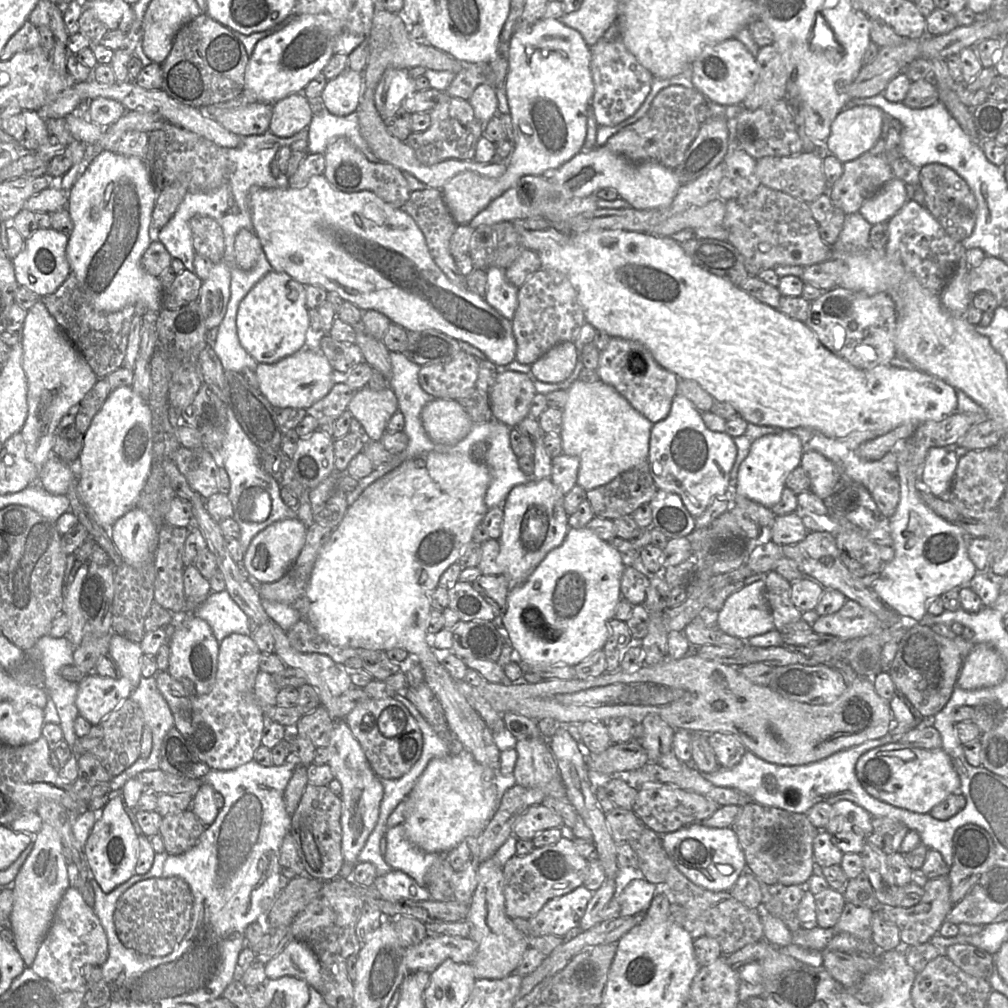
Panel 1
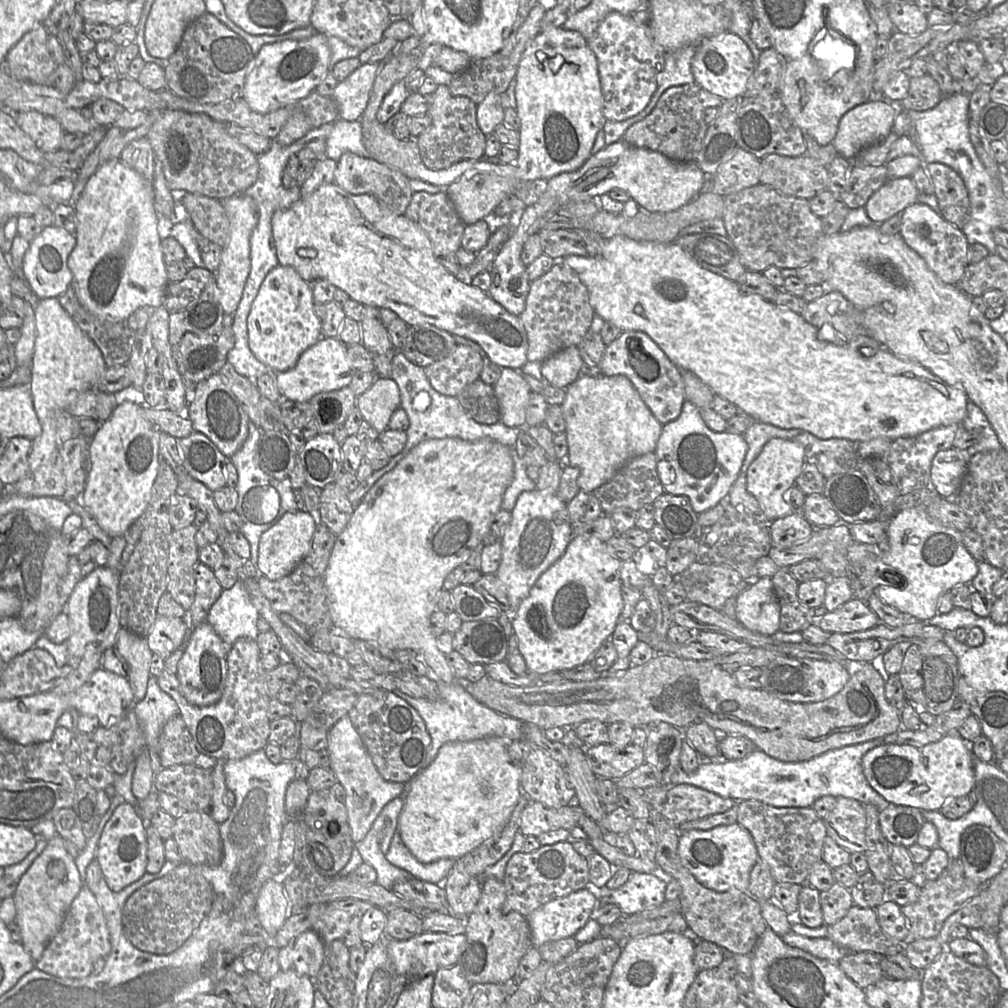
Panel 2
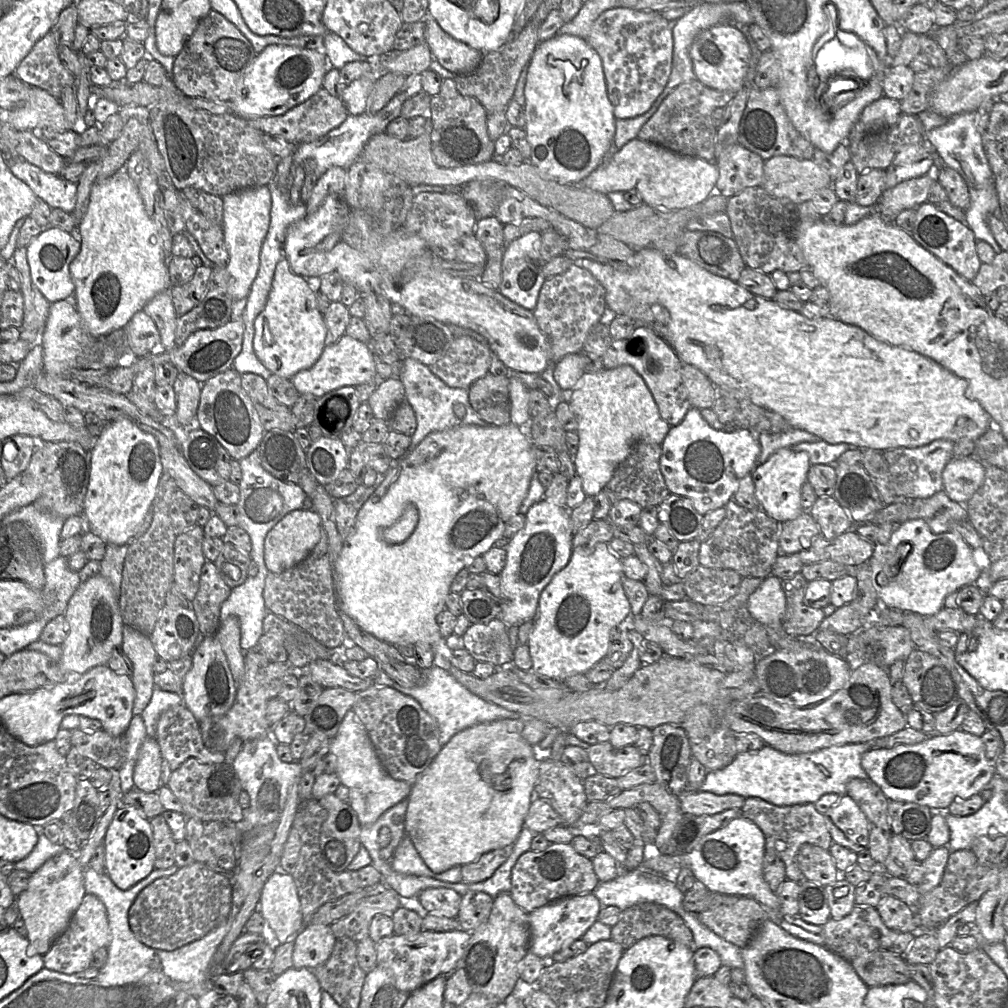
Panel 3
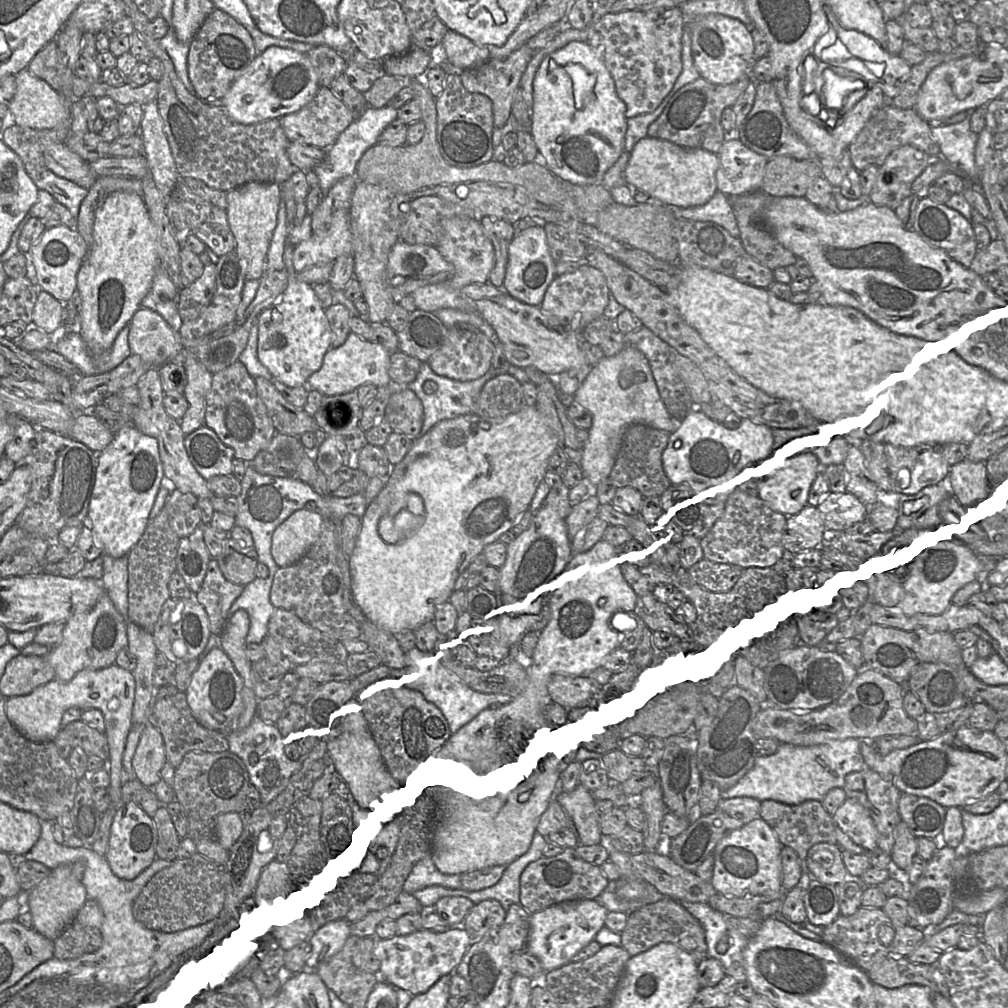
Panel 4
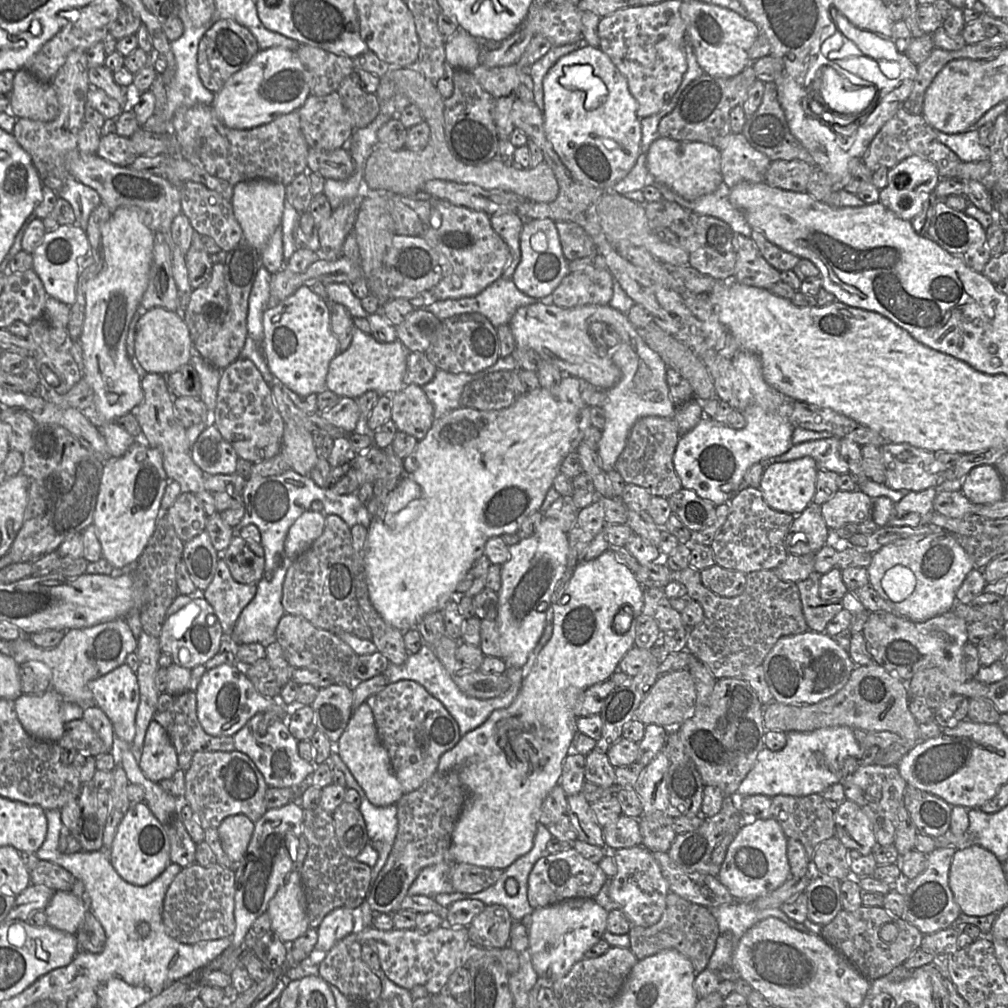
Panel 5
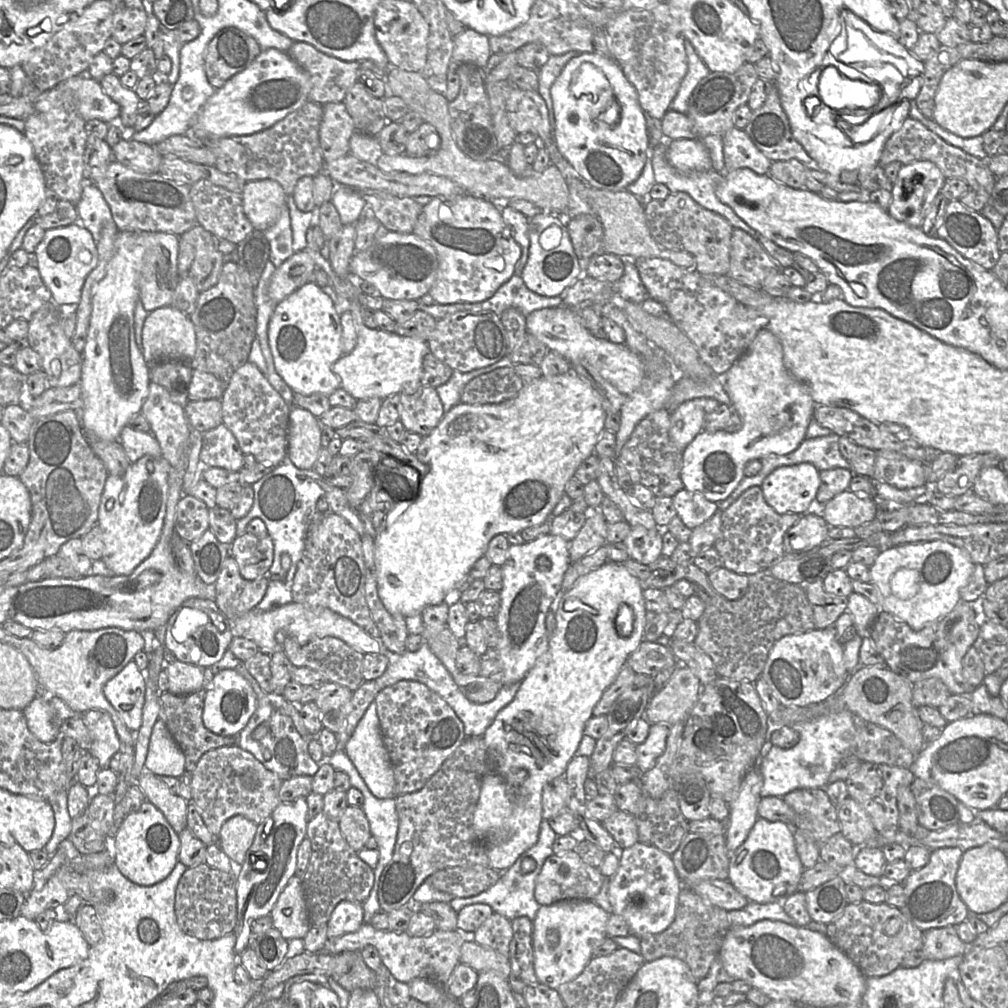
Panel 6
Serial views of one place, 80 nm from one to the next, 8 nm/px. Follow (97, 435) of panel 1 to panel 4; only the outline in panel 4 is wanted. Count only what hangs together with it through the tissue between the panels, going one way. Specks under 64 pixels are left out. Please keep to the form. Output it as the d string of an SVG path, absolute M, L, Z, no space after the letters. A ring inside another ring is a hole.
M123 427L115 433L110 444L98 454L95 481L88 508L92 532L103 551L103 555L109 555L113 558L128 555L130 549L144 533L150 511L159 489L164 483L157 439L141 433L136 427Z

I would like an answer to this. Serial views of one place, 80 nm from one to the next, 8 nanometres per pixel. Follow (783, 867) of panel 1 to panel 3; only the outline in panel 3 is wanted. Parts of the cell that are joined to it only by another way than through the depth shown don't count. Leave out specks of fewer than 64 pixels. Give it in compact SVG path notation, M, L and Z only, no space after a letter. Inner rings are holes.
M749 797L741 808L741 816L753 821L762 830L765 836L766 853L776 853L783 861L788 880L796 882L807 880L798 862L798 853L804 844L829 849L833 843L825 815L818 812L812 803L777 806L758 797Z

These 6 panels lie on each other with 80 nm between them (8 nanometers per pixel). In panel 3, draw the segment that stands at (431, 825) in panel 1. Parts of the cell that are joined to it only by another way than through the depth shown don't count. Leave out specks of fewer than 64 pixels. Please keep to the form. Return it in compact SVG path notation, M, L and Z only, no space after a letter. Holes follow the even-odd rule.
M502 719L473 725L454 735L445 744L432 763L417 777L411 786L408 807L405 817L405 835L412 841L414 847L427 867L434 873L444 872L454 866L462 866L478 859L482 854L514 845L524 828L524 820L531 802L534 799L534 786L538 778L540 758L544 756L537 748L527 742L521 735L524 729L524 719Z

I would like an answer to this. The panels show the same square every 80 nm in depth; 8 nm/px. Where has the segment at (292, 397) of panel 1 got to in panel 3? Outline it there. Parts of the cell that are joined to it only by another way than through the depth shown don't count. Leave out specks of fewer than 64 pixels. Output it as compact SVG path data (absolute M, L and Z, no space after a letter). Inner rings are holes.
M345 334L337 342L326 345L312 367L297 372L289 380L300 395L309 393L319 398L330 391L345 386L355 387L373 379L378 377L369 343L363 343Z

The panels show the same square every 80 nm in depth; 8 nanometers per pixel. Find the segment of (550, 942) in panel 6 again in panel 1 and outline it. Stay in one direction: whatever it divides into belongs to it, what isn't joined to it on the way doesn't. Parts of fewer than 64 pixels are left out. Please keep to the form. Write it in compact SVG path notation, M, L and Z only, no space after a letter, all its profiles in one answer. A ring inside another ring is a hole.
M581 885L566 894L552 898L533 917L529 918L533 930L542 935L568 937L572 930L579 927L593 893L585 885Z

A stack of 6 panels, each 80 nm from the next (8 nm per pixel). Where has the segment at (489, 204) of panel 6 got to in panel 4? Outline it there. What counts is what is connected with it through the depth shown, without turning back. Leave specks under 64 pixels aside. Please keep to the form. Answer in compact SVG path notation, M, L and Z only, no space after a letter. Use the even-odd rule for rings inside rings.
M464 217L444 219L442 239L436 248L455 269L453 277L443 282L448 282L451 287L459 289L469 284L482 284L488 281L495 263L495 252L491 241L483 231L480 219Z

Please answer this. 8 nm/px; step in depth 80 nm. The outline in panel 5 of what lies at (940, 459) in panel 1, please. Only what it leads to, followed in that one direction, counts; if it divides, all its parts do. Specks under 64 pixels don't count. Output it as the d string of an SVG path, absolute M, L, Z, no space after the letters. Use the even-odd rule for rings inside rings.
M981 465L964 478L961 492L973 504L994 504L1004 499L1004 483L994 465Z

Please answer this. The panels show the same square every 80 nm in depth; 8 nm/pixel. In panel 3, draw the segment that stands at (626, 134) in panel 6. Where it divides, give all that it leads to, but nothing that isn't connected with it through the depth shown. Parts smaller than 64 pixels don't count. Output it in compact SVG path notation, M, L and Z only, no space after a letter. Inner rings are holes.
M558 34L540 42L528 64L525 132L531 147L528 161L548 179L579 185L606 158L616 130L599 54L583 38Z

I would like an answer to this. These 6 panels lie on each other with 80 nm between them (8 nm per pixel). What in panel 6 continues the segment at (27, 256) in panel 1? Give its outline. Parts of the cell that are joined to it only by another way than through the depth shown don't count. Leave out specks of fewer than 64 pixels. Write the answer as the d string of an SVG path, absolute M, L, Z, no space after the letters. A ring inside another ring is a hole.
M76 223L45 230L42 241L32 255L32 262L37 266L56 305L78 305L85 280L98 263L96 242L87 229Z

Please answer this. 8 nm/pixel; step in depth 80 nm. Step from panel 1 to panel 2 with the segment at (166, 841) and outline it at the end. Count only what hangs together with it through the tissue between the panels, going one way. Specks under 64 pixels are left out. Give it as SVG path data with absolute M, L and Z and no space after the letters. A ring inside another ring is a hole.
M185 811L175 819L172 839L181 855L195 866L216 866L223 856L220 824L209 813Z

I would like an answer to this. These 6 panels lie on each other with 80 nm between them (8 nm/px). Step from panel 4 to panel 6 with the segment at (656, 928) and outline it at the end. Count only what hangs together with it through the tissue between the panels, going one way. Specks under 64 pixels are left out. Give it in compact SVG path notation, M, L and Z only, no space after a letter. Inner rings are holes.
M683 887L677 901L675 919L663 932L645 934L640 938L640 954L646 962L662 957L674 957L684 961L696 981L708 975L719 952L727 931L730 928L728 911L715 906L695 894L690 887Z

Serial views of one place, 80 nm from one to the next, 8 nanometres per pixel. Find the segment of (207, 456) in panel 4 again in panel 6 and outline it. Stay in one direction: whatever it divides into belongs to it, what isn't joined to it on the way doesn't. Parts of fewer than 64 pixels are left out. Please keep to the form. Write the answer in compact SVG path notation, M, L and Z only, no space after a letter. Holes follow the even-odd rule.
M223 424L203 433L199 460L203 467L219 467L237 472L244 454L233 435Z

